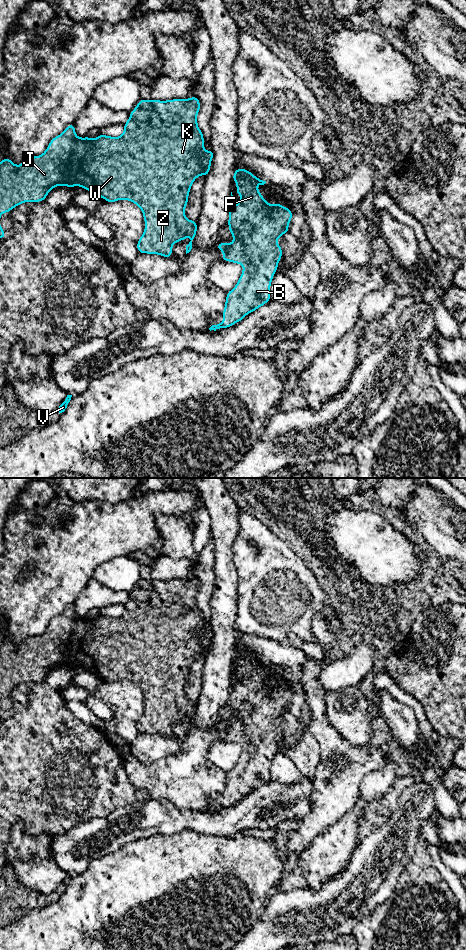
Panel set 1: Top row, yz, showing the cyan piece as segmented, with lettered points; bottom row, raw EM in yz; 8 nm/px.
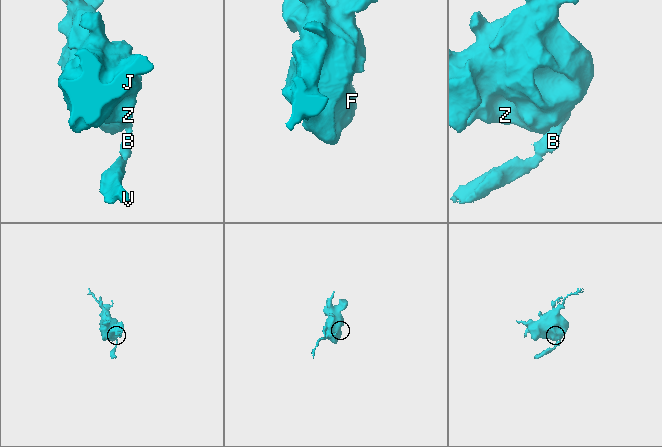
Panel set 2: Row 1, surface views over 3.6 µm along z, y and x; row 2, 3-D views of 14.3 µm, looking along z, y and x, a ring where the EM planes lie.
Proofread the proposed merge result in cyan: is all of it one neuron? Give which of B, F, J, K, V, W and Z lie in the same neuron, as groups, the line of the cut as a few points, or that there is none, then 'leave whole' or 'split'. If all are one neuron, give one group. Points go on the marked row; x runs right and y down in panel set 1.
groups B F J K V W Z; cut none; leave whole

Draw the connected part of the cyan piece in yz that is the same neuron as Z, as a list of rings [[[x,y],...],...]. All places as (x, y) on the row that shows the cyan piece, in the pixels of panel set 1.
[[[196,96],[166,101],[141,99],[130,112],[130,118],[124,124],[124,132],[120,137],[100,134],[95,139],[88,136],[79,138],[75,133],[74,124],[70,124],[62,134],[50,141],[42,155],[28,157],[19,166],[9,158],[4,158],[0,162],[0,216],[21,203],[45,200],[48,193],[58,185],[81,186],[104,198],[108,203],[120,199],[130,200],[142,210],[145,230],[137,243],[139,253],[159,254],[170,258],[173,244],[190,236],[191,241],[186,245],[186,254],[189,253],[194,249],[197,222],[187,219],[184,210],[192,183],[197,177],[209,174],[214,154],[213,149],[209,152],[204,149],[203,133],[196,120],[199,110],[200,101]]]

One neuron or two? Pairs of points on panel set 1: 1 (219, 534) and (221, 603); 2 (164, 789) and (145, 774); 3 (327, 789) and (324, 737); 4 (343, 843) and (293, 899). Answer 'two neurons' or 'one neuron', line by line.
1: one neuron
2: one neuron
3: one neuron
4: two neurons

